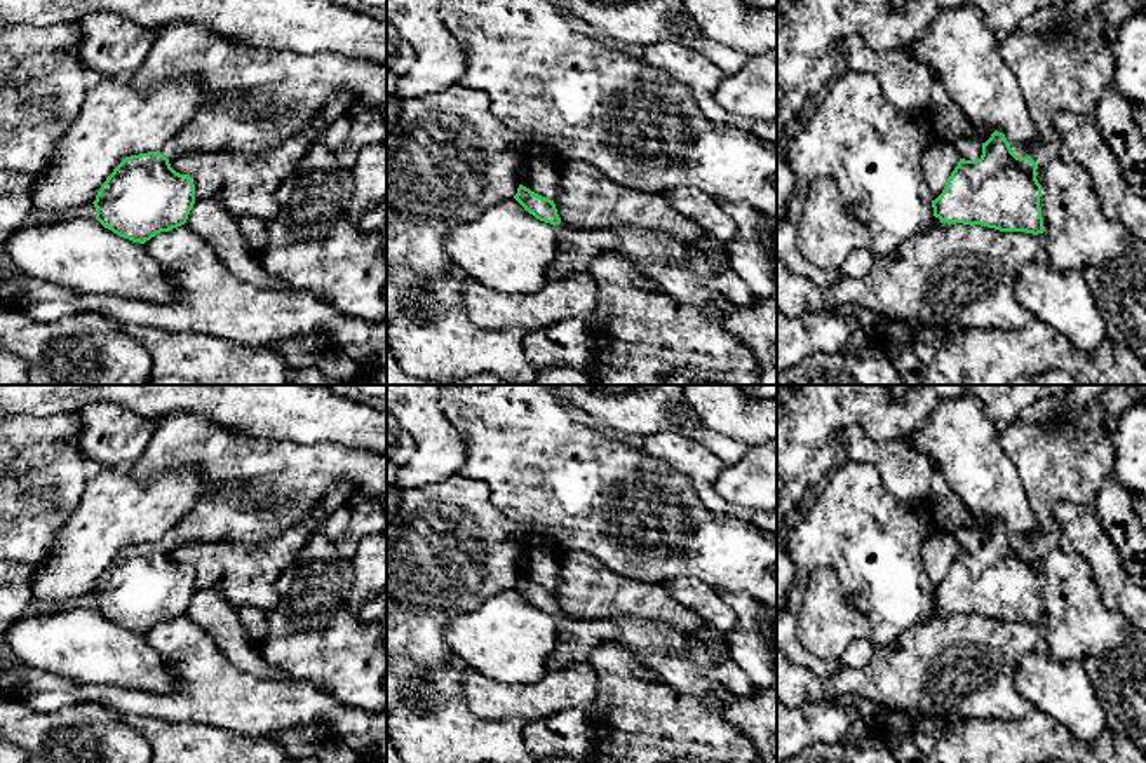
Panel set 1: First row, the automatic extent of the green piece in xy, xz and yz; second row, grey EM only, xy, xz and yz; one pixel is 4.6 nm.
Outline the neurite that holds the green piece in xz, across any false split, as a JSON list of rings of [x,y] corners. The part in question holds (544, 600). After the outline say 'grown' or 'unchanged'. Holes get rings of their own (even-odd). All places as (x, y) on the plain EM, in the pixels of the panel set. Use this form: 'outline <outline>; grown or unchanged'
outline [[[519,575],[514,589],[536,610],[556,617],[559,636],[557,646],[547,658],[547,669],[556,671],[590,662],[592,652],[601,643],[618,641],[630,650],[637,657],[641,667],[650,672],[650,683],[660,683],[676,695],[728,699],[723,685],[712,678],[721,657],[730,655],[726,639],[704,643],[695,634],[679,631],[662,620],[639,617],[625,617],[622,620],[575,620],[561,611],[554,591],[545,589],[522,575]]]; grown

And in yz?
outline [[[1068,385],[1064,399],[1047,399],[1026,408],[1019,418],[1000,427],[998,441],[1003,453],[1019,470],[1019,477],[1040,526],[1038,538],[1010,535],[1003,523],[994,521],[982,533],[977,550],[960,549],[942,584],[932,591],[934,606],[940,611],[984,615],[1000,622],[1043,624],[1040,598],[1042,575],[1036,559],[1064,544],[1052,509],[1059,502],[1094,507],[1104,479],[1115,477],[1115,446],[1102,423],[1102,392],[1113,385]]]; grown

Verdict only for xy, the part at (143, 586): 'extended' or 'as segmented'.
extended

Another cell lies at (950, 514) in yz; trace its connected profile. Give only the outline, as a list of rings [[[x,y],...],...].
[[[935,467],[932,490],[927,500],[935,528],[951,533],[965,550],[981,549],[981,530],[970,524],[970,510],[944,481],[939,467]]]

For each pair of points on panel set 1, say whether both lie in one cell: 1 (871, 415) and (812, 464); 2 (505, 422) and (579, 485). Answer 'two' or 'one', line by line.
1: one
2: one

